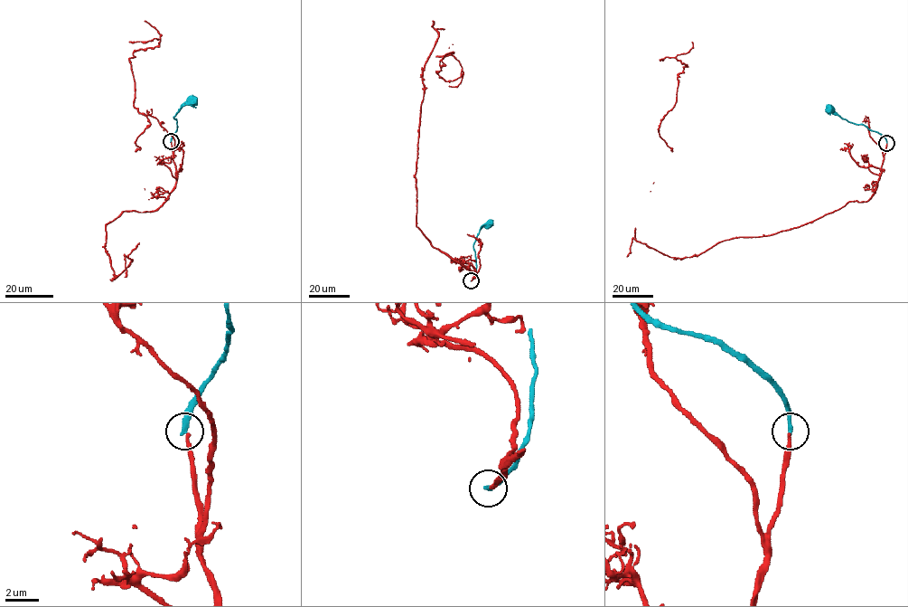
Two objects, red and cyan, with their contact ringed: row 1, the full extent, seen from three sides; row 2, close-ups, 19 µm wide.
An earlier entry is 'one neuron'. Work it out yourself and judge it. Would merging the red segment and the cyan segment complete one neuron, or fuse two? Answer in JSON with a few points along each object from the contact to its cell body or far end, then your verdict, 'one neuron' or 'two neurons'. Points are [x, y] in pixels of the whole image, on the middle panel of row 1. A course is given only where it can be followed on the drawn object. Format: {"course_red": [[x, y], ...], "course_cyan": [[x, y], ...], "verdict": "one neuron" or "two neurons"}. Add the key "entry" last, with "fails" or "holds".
{"course_red": [[471, 280], [416, 225], [423, 70], [444, 29], [442, 66], [454, 52], [436, 72], [461, 76], [435, 57]], "course_cyan": [[471, 280], [476, 265], [473, 243], [479, 231], [487, 224]], "verdict": "two neurons", "entry": "fails"}

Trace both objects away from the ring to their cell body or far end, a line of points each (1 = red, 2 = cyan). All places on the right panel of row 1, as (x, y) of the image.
1: (886, 143), (867, 201), (698, 255), (664, 255), (635, 229), (672, 151), (659, 126), (687, 65), (663, 60)
2: (886, 143), (877, 132), (842, 118), (830, 108)

